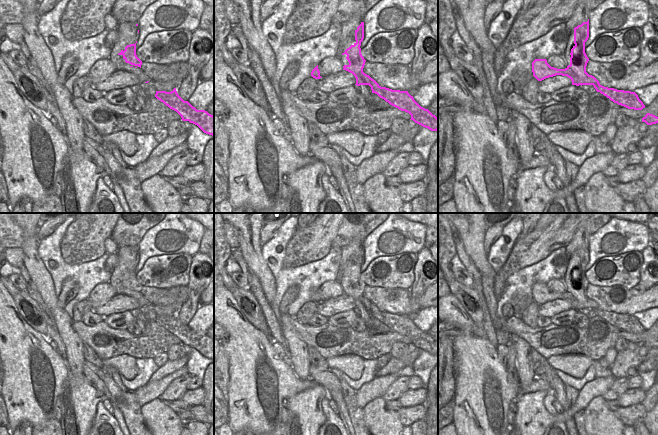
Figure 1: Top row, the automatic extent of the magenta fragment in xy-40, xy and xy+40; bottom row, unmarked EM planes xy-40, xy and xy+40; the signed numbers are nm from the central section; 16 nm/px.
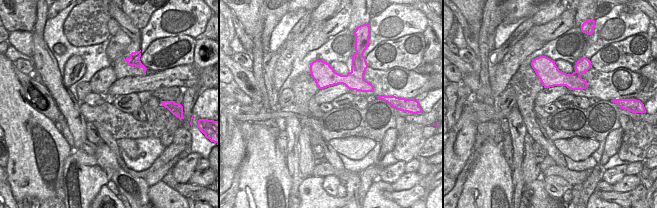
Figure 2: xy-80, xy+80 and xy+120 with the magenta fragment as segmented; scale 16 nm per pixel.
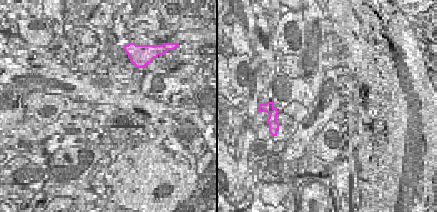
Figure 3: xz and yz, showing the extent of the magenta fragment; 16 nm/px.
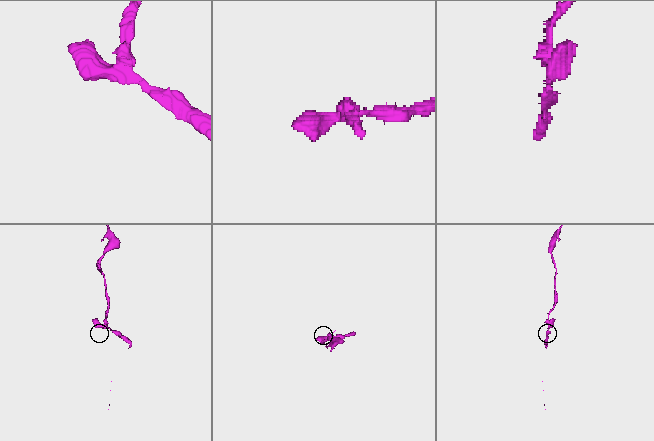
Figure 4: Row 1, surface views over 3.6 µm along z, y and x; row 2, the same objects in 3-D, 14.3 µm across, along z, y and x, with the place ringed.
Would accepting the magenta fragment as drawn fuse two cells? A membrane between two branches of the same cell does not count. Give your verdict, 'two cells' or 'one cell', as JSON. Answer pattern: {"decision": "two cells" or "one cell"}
{"decision": "two cells"}

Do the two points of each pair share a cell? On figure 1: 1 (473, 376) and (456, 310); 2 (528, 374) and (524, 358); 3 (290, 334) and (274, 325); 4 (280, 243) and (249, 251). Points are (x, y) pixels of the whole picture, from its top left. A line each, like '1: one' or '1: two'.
1: one
2: one
3: two
4: two

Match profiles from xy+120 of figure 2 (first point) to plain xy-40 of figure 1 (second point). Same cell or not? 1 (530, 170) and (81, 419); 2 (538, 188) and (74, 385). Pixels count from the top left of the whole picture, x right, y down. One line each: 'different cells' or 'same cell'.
1: different cells
2: same cell

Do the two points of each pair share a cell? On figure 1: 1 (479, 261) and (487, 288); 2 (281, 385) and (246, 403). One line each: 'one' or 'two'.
1: two
2: one

